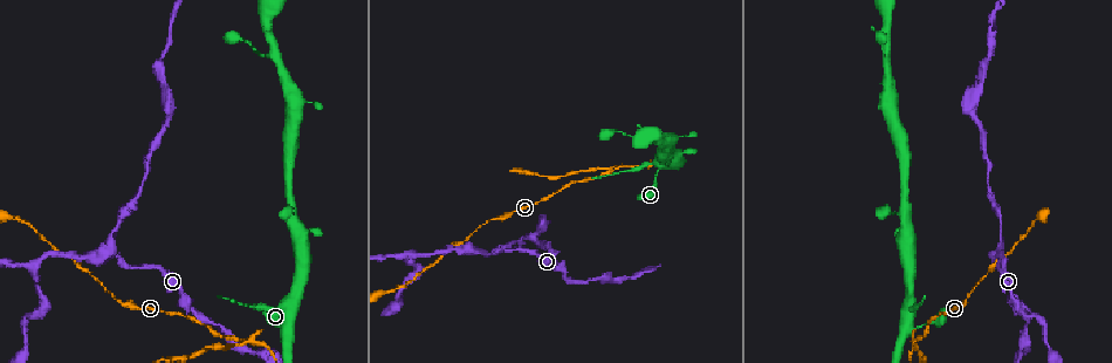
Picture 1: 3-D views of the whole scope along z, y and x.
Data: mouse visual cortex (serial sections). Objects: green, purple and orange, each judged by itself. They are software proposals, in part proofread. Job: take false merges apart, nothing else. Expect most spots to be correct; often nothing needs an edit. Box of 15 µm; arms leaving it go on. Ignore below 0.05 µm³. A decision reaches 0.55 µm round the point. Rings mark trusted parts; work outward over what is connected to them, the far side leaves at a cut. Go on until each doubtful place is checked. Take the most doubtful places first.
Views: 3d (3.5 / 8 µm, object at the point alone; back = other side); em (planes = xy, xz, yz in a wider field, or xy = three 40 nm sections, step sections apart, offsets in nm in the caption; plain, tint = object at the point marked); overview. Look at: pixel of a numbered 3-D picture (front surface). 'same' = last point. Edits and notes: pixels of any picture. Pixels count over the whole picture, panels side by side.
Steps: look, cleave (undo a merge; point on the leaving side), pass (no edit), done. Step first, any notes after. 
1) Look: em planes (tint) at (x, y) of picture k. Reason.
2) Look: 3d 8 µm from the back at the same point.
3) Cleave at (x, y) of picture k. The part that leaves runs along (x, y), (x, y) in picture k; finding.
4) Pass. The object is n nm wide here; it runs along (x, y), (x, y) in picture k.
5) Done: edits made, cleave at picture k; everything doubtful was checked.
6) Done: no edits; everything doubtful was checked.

Look: 3d 3.5 µm at (916, 341) of picture 1. Three-way junction.

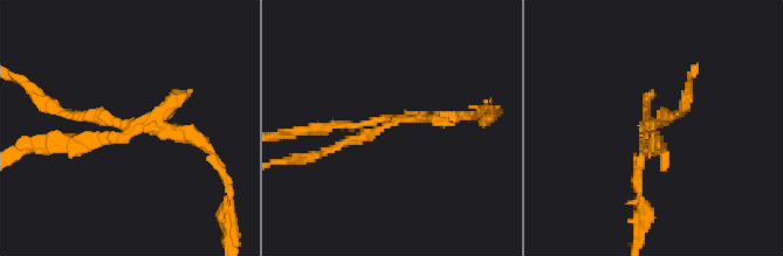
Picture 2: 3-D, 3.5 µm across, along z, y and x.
Look: em xy step 2 (tint) at (660, 127) of picture 2. Now the EM.

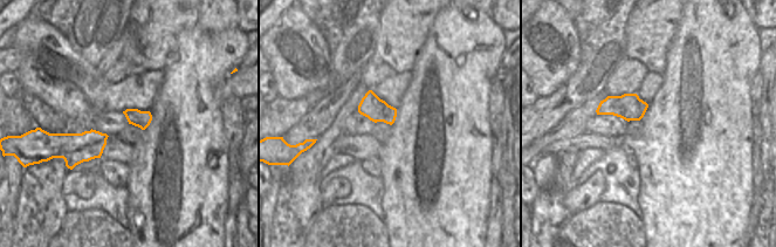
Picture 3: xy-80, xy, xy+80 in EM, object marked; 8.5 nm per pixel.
Look: em xy step 3 (tint) at the same point.

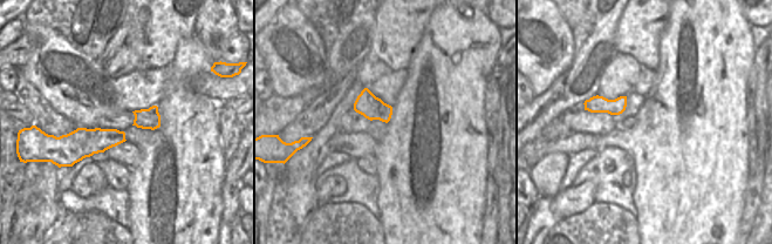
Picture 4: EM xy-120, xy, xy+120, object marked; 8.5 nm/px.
Cleave at (77, 139) of picture 2. The object is 200 nm wide here; the part that leaves runs along (114, 132), (88, 147), (31, 144) in picture 2; a second cell is stuck on.

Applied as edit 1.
Look: 3d 8 µm at (487, 251) of picture 1. Narrows sharply.

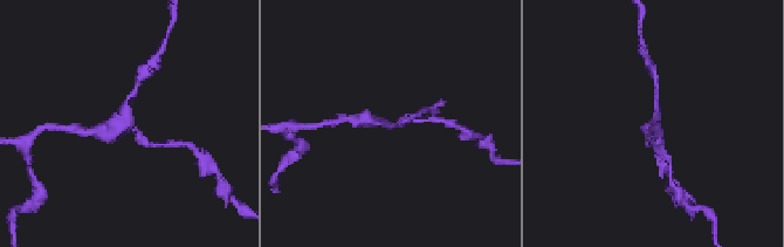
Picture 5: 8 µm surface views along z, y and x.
Look: 3d 3.5 µm at (658, 120) of picture 5. Zoom in.

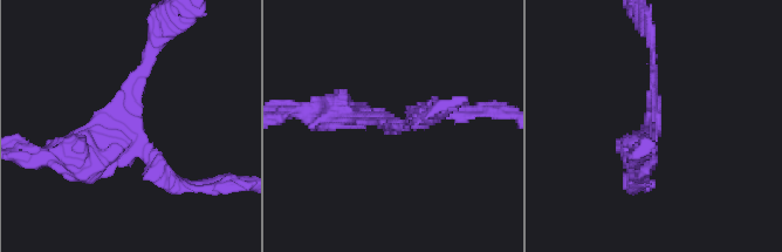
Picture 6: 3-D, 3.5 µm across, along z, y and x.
Pass. It runs along (187, 186), (134, 140), (62, 155) in picture 6; continuous, no second cell.

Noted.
Look: 3d 3.5 µm at (997, 264) of picture 1. Abrupt turn.

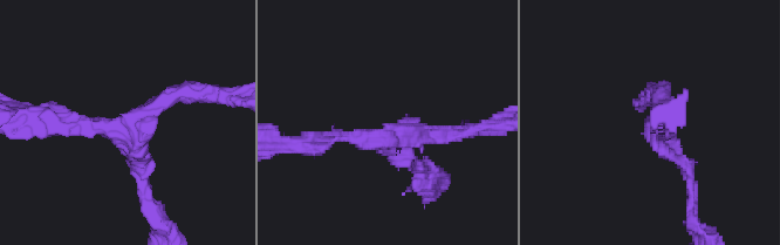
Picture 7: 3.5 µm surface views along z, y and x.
Look: em xy step 2 (tint) at (135, 125) of picture 7. 3 arms meet here; the arms are 150, 200, 200 nm wide.

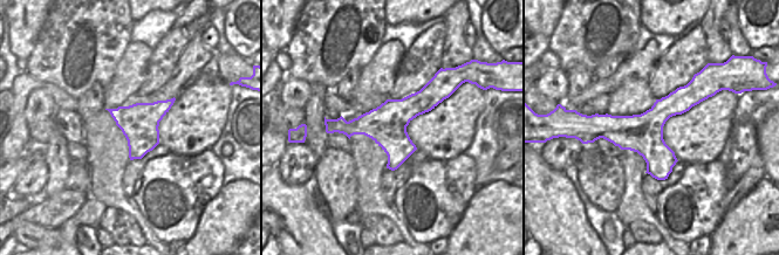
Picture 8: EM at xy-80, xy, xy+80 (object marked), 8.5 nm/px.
Pass. Continuous, no second cell.

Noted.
Look: 3d 8 µm at (656, 163) of picture 1. Two arms in line, one across.

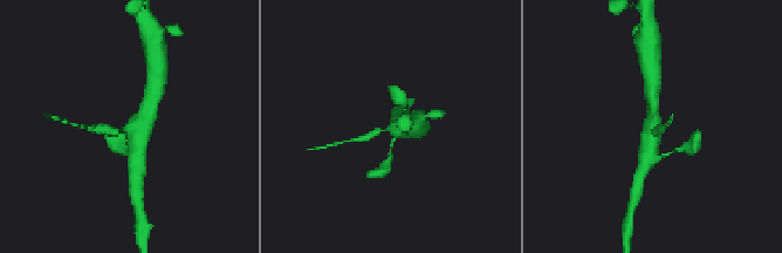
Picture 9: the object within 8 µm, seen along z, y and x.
Look: em planes (tint) at (129, 128) of picture 9. Need the tissue.

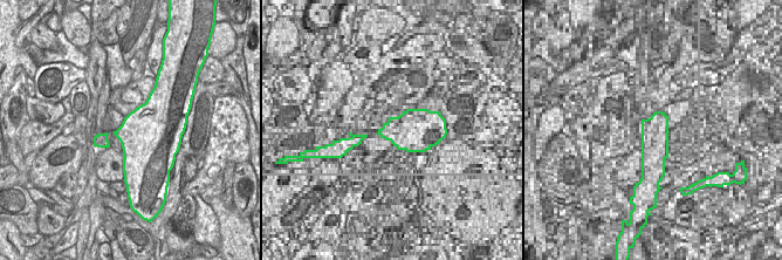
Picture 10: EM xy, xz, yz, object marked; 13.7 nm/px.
Cleave at (103, 128) of picture 9. 3 arms meet here; the arms are 200, 300, 400 nm wide; the part that leaves runs along (122, 128), (114, 131), (74, 125) in picture 9; two cells meet here.

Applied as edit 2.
Done: edits made, cleave at picture 2, cleave at picture 9; everything doubtful was checked.

